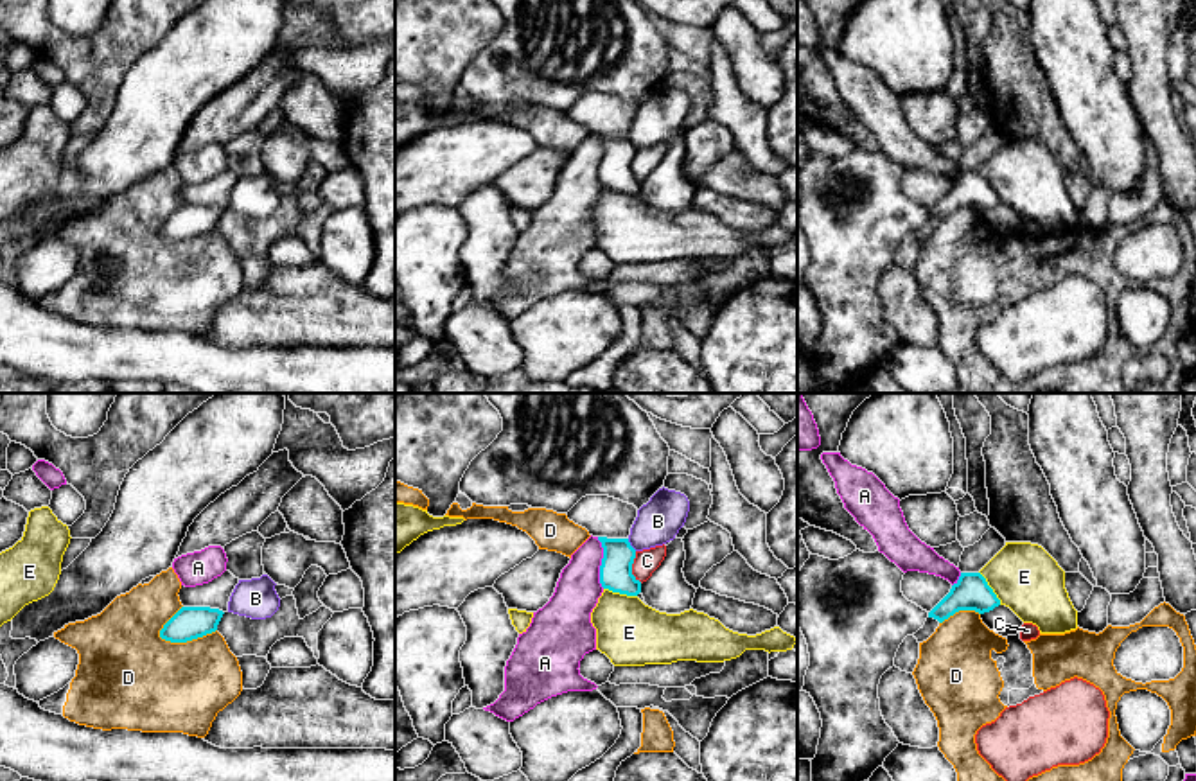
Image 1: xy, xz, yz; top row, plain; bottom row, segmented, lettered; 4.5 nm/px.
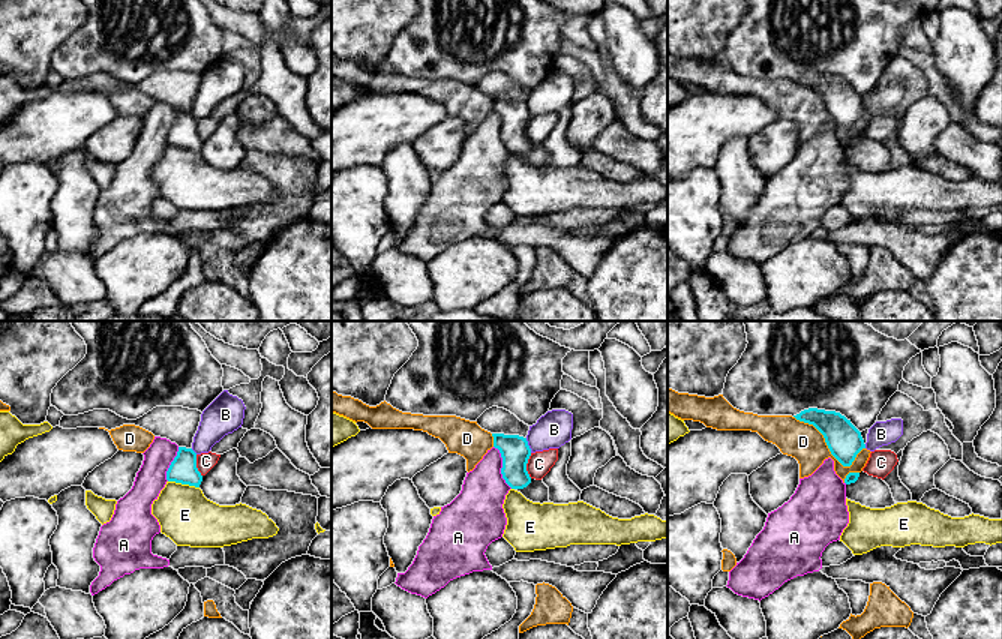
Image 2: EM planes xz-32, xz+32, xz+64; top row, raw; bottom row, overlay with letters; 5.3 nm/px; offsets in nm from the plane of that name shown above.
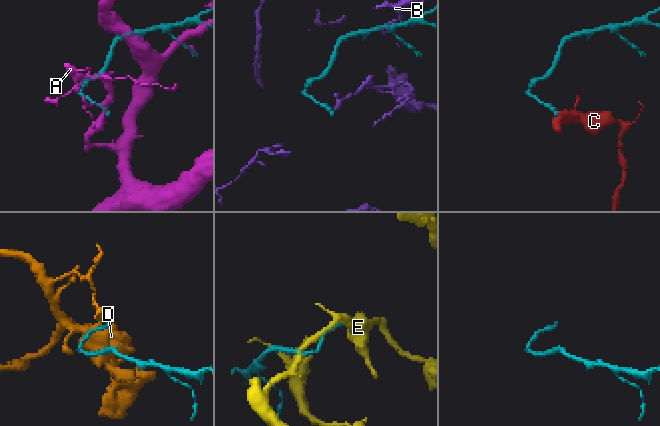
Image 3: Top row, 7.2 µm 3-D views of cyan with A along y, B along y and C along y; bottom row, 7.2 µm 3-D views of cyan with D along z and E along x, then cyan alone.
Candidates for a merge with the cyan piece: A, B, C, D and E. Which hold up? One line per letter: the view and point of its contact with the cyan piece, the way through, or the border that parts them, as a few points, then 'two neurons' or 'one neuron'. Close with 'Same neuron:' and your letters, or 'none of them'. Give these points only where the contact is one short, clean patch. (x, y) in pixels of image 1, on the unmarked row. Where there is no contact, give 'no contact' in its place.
A: meets cyan in xz at (602, 160); border along xz (597, 135), (602, 146), (600, 182), (604, 185); two neurons
B: meets cyan in xz at (629, 142); border along xz (627, 137), (636, 148); two neurons
C: meets cyan in xz at (631, 166); border along xz (634, 149), (633, 171), (641, 180); two neurons
D: meets cyan in xy at (187, 237); two neurons
E: meets cyan in xz at (620, 191); border along xz (604, 185), (636, 194); two neurons
Same neuron: none of them

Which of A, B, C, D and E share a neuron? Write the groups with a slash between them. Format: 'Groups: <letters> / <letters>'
Groups: A / B / C / D / E

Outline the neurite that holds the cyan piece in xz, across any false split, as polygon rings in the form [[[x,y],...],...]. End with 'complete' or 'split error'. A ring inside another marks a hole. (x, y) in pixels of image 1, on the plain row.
[[[598,135],[603,145],[603,156],[600,163],[600,181],[612,190],[638,194],[641,190],[641,180],[632,172],[632,162],[636,147],[629,136],[607,136]]]; complete

